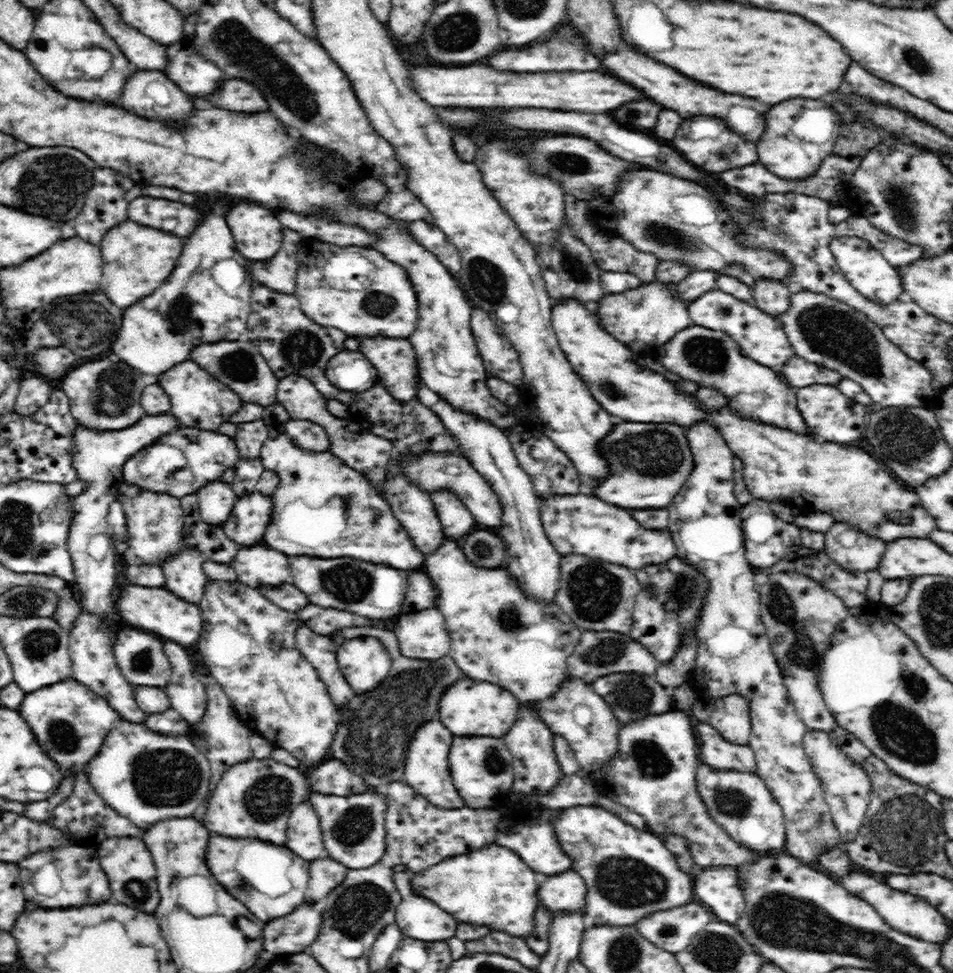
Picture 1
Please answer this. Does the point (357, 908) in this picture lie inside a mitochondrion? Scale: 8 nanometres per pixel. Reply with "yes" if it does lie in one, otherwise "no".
yes

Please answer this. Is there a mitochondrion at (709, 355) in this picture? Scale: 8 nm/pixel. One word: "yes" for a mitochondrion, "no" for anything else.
yes

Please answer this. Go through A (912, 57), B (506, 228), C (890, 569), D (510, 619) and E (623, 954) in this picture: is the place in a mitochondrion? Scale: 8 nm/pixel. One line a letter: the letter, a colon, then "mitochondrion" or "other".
A: mitochondrion
B: other
C: other
D: mitochondrion
E: mitochondrion

